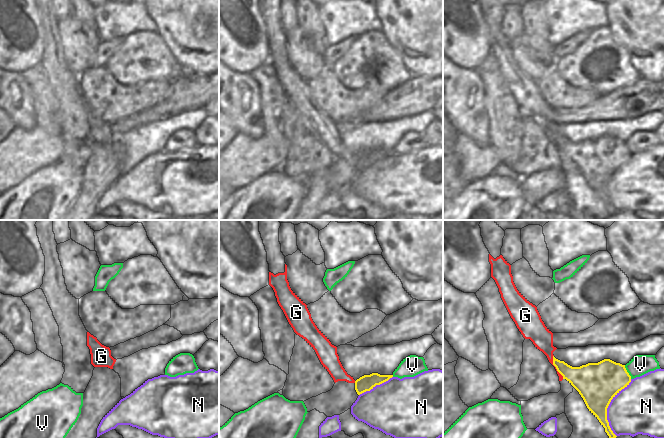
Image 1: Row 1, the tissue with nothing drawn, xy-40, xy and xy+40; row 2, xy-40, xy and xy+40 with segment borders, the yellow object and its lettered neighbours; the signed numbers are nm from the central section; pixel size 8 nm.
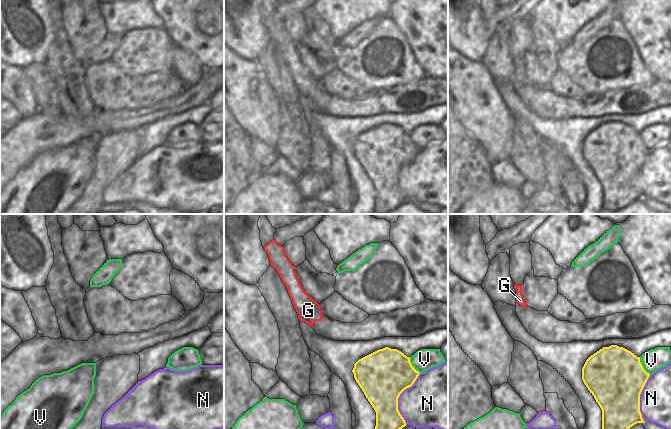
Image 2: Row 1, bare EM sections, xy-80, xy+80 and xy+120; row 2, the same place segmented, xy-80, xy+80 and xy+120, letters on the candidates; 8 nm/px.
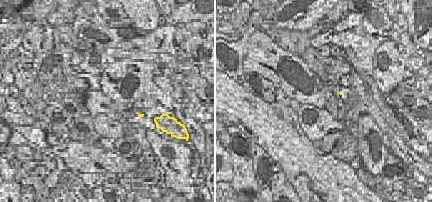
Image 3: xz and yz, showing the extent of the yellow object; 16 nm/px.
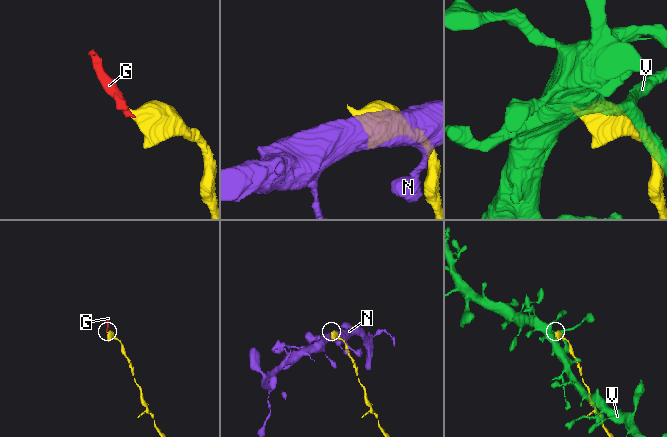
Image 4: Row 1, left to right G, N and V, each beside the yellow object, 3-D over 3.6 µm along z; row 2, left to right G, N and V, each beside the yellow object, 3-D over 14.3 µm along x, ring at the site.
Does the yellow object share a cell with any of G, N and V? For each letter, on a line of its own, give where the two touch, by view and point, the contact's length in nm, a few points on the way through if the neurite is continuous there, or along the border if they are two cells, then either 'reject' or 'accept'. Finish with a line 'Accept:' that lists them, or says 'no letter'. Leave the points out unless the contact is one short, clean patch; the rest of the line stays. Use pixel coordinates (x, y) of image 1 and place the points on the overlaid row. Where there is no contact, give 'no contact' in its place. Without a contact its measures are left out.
G: xy+40 (555, 366) | 200 nm | across xy+40 (583, 379), (555, 366), (542, 338) | accept
N: xy+40 (607, 407) | 480 nm | reject
V: xy+40 (627, 372) | 130 nm | reject
Accept: G

